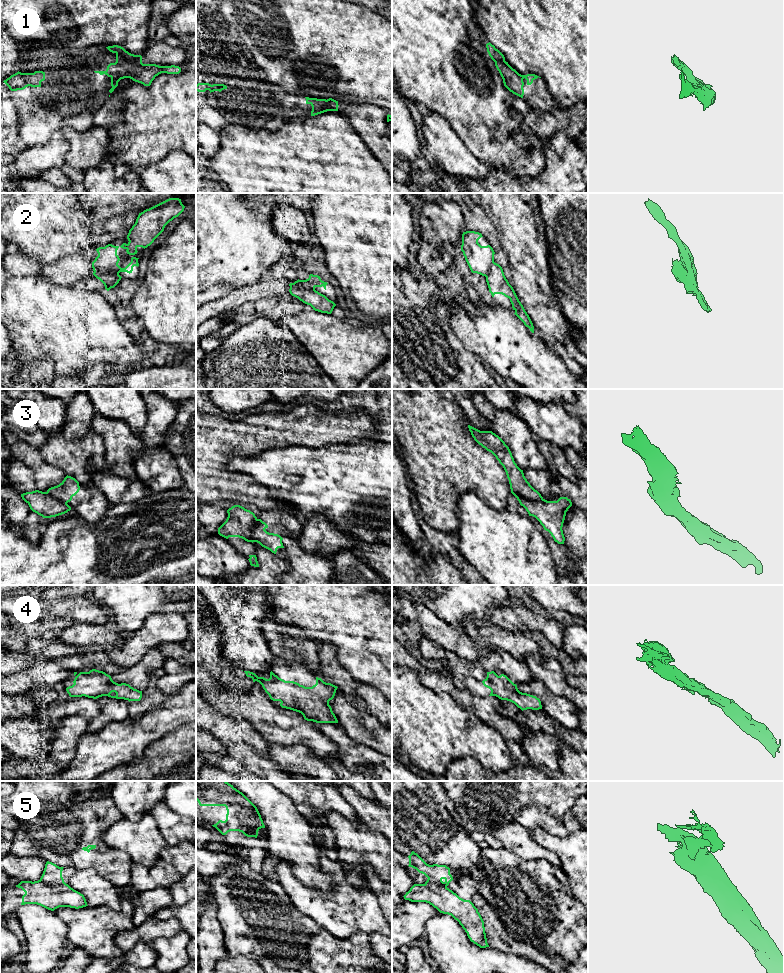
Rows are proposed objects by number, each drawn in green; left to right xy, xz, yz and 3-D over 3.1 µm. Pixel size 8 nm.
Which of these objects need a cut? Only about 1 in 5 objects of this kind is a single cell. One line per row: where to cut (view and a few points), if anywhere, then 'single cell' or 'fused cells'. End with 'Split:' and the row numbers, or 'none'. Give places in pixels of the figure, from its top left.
1: xy (116, 53), (142, 64) | fused cells
2: xy (94, 270), (118, 274) | fused cells
3: yz (512, 492), (532, 500), (542, 499) | fused cells
4: no cut | single cell
5: xy (40, 879), (46, 883), (67, 885) | fused cells
Split: 1, 2, 3, 5

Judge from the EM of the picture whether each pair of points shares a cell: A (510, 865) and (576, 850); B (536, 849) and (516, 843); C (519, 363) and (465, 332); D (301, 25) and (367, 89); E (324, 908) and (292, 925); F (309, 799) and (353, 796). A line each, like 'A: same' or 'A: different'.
A: different
B: same
C: same
D: same
E: different
F: different

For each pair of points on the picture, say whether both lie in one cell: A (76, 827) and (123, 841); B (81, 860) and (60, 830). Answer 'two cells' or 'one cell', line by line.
A: two cells
B: one cell

